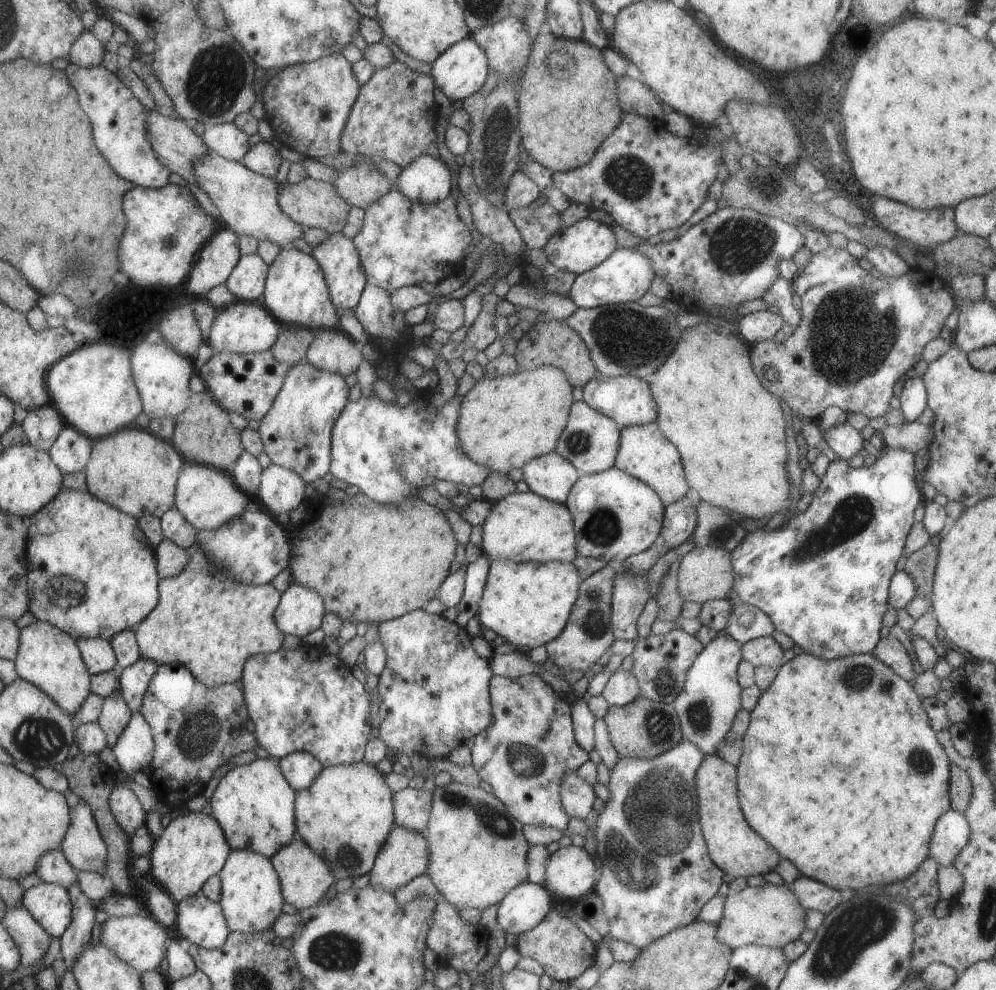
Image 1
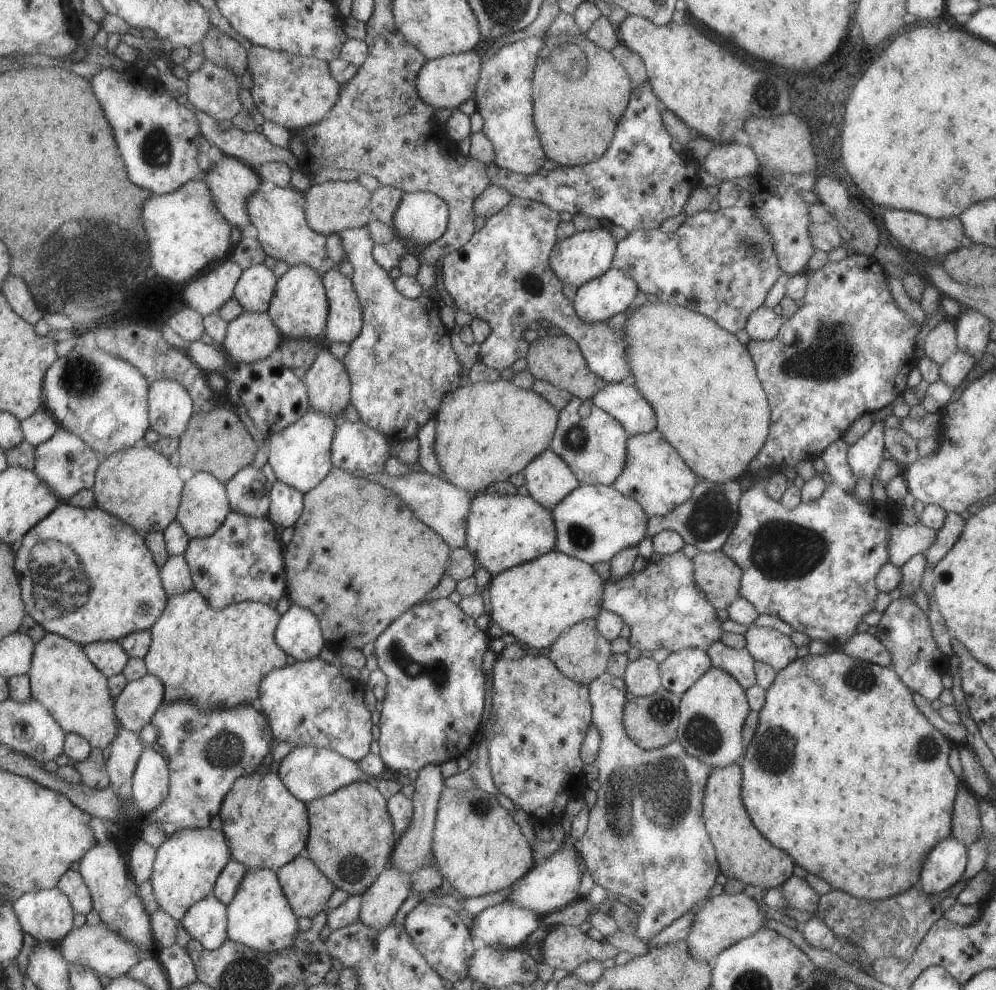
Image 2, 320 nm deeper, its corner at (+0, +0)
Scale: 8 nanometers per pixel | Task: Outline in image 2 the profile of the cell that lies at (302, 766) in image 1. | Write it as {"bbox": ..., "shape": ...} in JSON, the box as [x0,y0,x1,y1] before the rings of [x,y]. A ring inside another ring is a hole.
{"bbox":[277,745,373,803],"shape":[[[307,745],[293,747],[279,761],[277,774],[283,786],[285,786],[295,798],[298,798],[304,803],[331,794],[338,788],[351,784],[351,782],[373,782],[371,777],[368,777],[364,772],[359,770],[356,762],[343,758],[335,751]]]}

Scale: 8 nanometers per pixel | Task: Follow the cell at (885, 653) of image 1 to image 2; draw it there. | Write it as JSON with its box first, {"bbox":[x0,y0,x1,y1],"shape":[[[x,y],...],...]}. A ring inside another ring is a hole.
{"bbox":[839,633,890,667],"shape":[[[853,633],[839,649],[851,658],[867,661],[882,667],[890,667],[887,649],[877,637],[868,633]]]}

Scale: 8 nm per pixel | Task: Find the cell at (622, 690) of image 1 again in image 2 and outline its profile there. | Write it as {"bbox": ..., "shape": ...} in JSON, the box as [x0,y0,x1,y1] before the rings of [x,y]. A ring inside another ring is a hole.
{"bbox":[622,657,660,697],"shape":[[[639,657],[628,662],[622,677],[628,697],[644,697],[660,687],[659,667],[651,657]]]}

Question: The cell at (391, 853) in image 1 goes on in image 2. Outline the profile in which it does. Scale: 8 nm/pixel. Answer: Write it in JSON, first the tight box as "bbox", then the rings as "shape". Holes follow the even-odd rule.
{"bbox":[358,866,412,931],"shape":[[[387,866],[361,895],[358,920],[376,931],[391,924],[397,909],[409,894],[412,880],[409,873]]]}

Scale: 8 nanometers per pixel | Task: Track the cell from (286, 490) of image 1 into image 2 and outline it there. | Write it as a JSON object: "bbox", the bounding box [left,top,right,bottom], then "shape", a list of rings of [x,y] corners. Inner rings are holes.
{"bbox":[268,481,302,528],"shape":[[[275,481],[269,491],[270,505],[268,506],[268,519],[277,526],[287,528],[297,522],[302,511],[302,496],[298,490]]]}

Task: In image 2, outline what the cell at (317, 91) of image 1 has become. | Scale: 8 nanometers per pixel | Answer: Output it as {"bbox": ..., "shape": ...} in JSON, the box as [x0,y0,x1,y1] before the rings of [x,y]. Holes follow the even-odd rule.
{"bbox":[246,45,340,131],"shape":[[[257,45],[249,46],[246,59],[252,80],[249,92],[257,112],[264,120],[275,122],[288,131],[314,126],[337,100],[340,84],[330,75],[328,62]]]}

